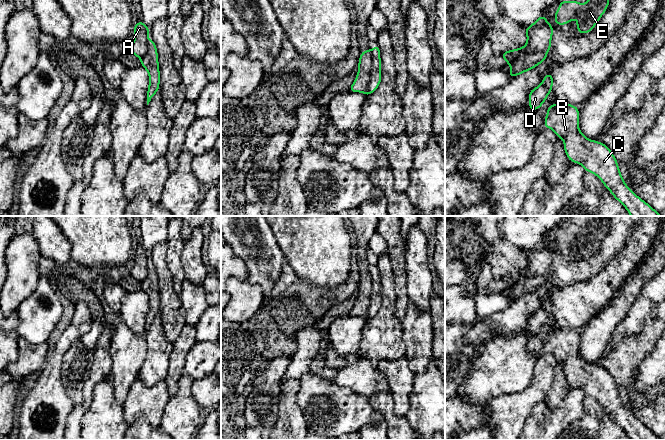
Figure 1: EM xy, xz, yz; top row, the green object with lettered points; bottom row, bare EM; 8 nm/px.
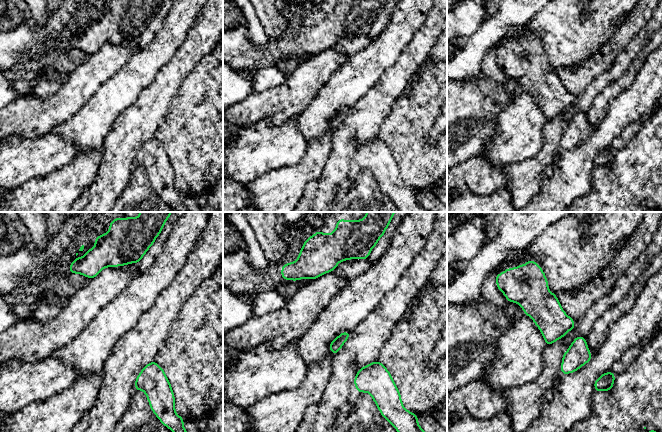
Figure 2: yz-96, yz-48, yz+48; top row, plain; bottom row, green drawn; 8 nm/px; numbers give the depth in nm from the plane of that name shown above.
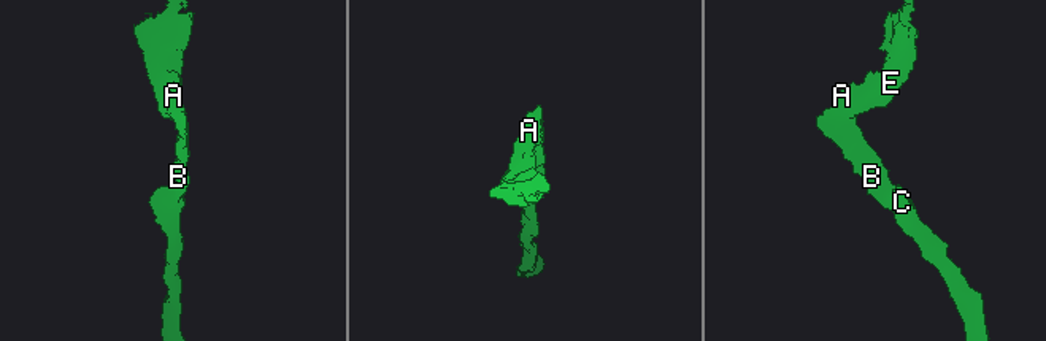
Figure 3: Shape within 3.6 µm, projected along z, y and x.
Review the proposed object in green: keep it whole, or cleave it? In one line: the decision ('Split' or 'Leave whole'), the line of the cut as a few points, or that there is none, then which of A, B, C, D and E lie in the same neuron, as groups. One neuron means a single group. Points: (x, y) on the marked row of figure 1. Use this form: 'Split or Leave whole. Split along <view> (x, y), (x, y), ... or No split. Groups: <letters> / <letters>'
Split. Split along xz (369, 51), (370, 92). Groups: A E / B C D

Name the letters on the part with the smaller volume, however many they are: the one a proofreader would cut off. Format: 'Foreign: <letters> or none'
Foreign: A, E

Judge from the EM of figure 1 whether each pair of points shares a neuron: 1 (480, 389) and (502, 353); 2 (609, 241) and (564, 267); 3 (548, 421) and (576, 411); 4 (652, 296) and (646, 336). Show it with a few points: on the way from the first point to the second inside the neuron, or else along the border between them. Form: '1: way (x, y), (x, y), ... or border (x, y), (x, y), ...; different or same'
1: way (486, 380), (502, 362); same
2: way (602, 253), (588, 267), (576, 268); same
3: way (555, 421), (569, 412); same
4: border (654, 316), (648, 317), (641, 331), (633, 335); different

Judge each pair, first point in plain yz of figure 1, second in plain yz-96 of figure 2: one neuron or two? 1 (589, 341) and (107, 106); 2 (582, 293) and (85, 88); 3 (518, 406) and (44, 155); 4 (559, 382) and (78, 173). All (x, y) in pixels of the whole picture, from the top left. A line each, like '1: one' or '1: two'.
1: two
2: two
3: two
4: two

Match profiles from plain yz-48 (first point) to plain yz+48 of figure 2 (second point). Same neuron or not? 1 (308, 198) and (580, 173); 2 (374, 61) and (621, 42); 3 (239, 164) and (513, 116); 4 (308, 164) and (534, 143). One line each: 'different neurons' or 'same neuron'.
1: same neuron
2: same neuron
3: same neuron
4: different neurons

